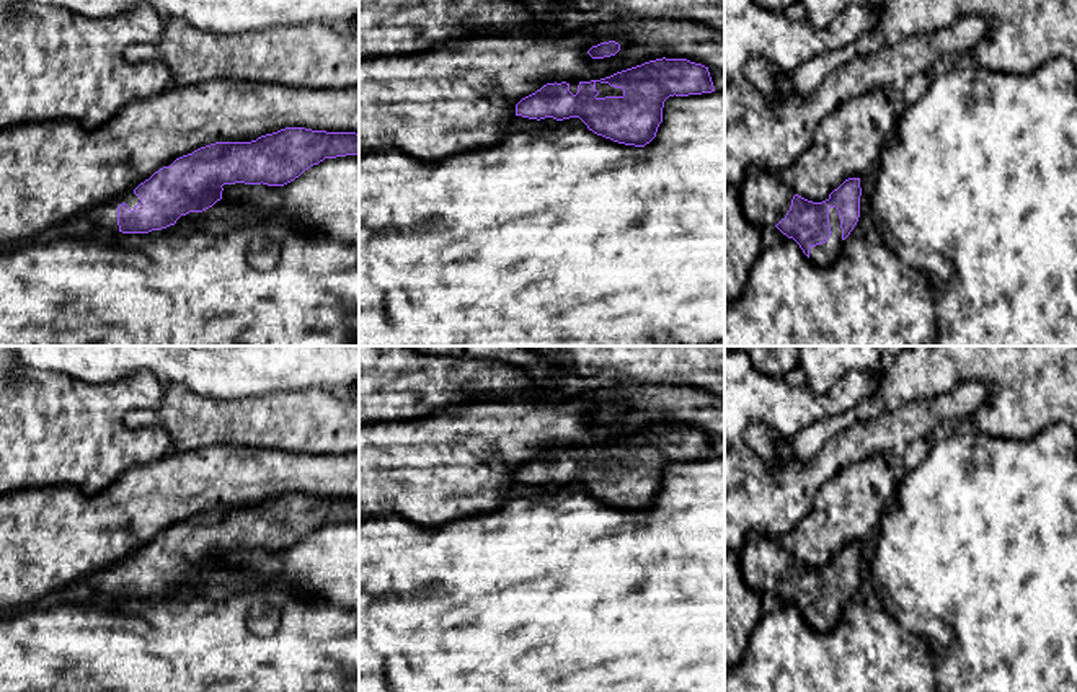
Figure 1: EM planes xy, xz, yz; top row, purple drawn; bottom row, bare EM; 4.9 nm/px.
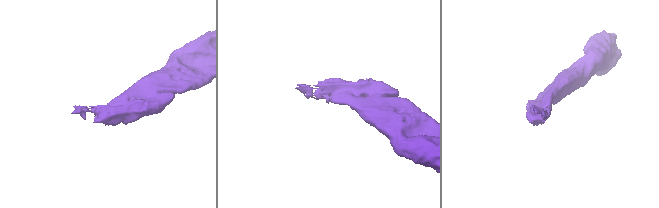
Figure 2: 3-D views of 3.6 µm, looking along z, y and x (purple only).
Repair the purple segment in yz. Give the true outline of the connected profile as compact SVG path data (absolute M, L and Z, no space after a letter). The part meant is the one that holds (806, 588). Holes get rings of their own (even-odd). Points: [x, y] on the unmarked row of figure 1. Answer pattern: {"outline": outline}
{"outline": "M860 543L845 545L822 568L795 560L790 576L775 592L793 604L813 630L831 632L858 588L860 561Z"}

